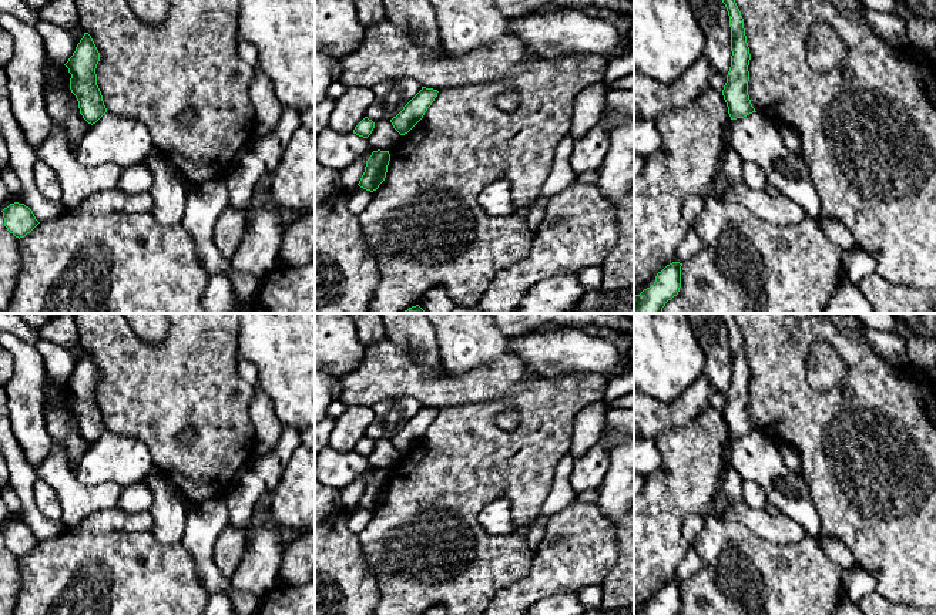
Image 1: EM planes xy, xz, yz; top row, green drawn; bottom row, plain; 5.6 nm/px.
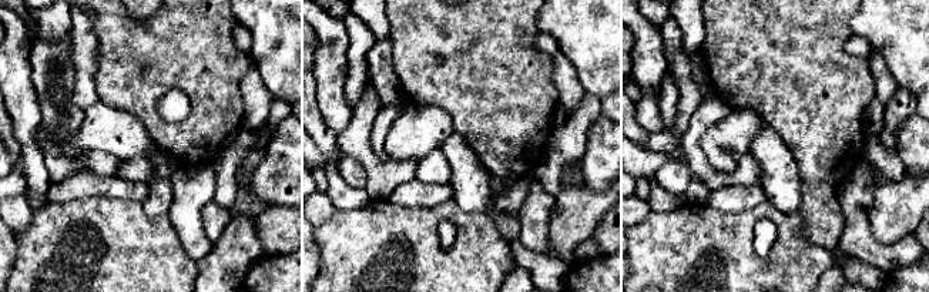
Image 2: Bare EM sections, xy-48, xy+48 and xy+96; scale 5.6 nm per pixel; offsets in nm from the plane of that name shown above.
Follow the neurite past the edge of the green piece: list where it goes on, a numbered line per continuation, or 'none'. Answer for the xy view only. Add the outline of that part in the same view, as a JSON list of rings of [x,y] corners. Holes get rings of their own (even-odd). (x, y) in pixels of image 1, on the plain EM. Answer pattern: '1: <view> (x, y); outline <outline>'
1: xy (60, 362); outline [[[40,339],[36,345],[43,356],[46,366],[46,380],[64,384],[76,370],[77,363],[83,357],[83,347],[78,345],[73,349],[58,346],[50,340]]]

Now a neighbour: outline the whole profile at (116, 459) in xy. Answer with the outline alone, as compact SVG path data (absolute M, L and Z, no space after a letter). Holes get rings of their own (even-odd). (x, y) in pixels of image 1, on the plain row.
M107 430L88 447L76 474L85 485L115 483L127 487L142 484L155 471L158 470L150 450L140 440Z

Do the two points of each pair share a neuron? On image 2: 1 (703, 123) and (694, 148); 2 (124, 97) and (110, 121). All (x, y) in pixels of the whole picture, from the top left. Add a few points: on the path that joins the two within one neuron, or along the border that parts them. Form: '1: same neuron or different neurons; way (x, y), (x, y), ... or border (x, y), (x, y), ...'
1: same neuron; way (697, 128), (694, 143)
2: different neurons; border (100, 100), (131, 113), (146, 128)

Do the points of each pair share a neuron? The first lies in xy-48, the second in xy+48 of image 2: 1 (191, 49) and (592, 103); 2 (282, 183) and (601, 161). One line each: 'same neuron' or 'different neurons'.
1: different neurons
2: same neuron

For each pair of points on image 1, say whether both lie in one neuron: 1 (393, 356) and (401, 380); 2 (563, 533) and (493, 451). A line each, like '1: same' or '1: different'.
1: same
2: different

